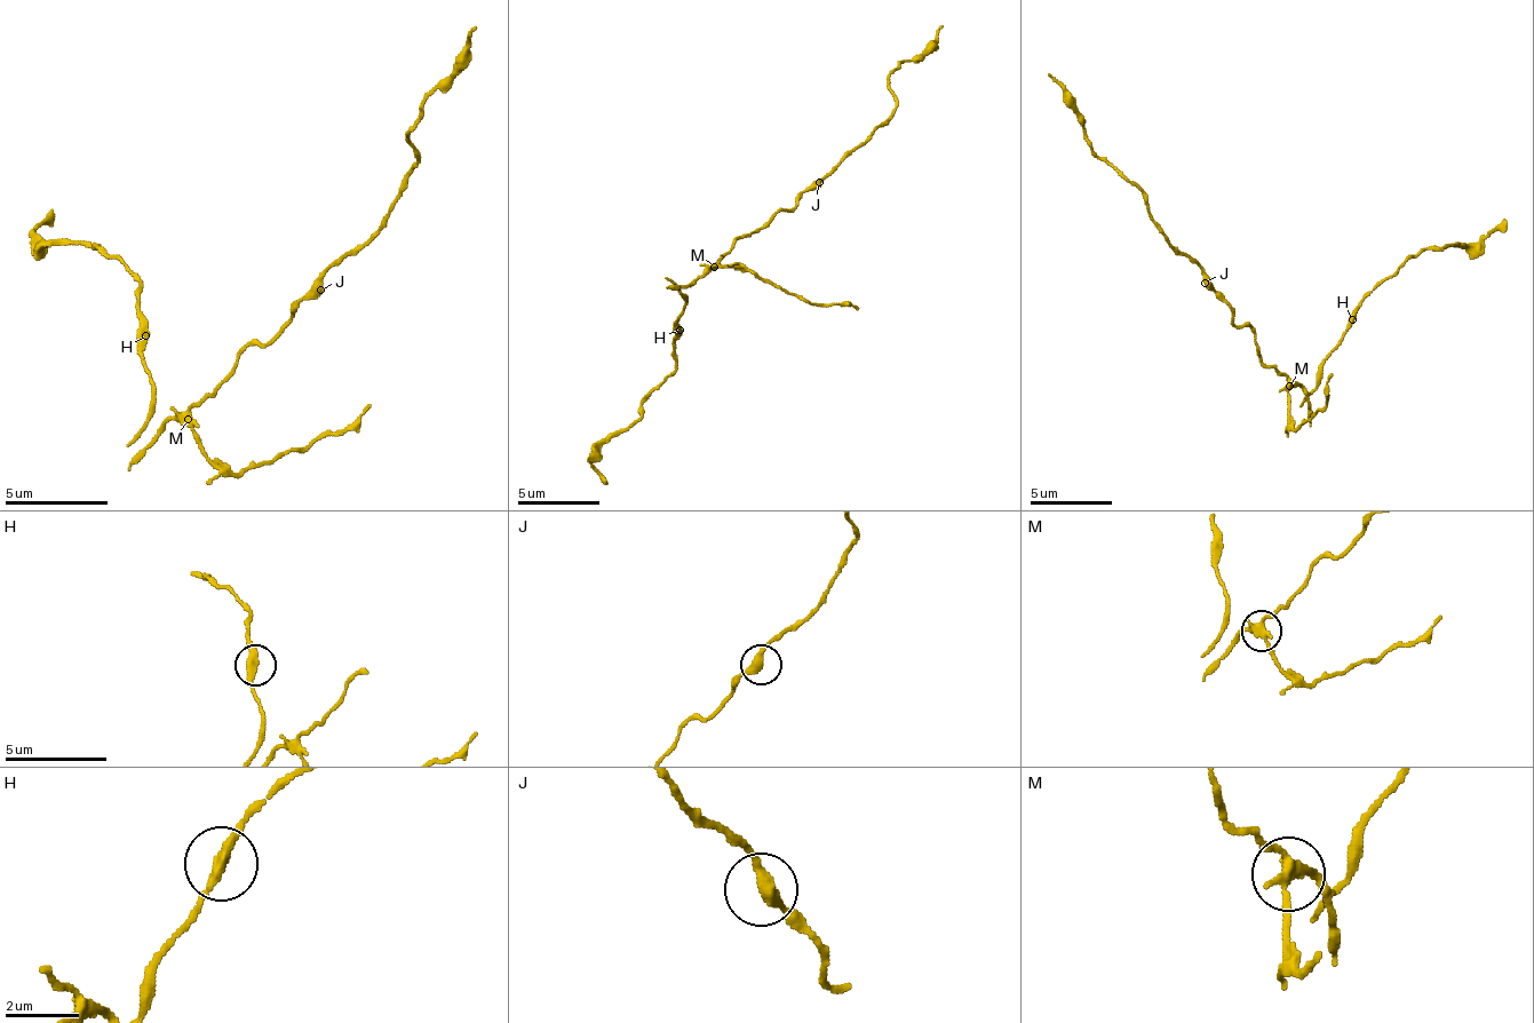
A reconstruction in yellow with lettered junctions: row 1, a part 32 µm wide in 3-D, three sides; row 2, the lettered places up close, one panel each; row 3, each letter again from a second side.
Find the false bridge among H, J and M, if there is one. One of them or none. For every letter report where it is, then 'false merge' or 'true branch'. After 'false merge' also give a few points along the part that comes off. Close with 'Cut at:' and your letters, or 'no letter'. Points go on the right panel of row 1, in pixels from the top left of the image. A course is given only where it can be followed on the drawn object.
H: at (1352, 319); true branch
J: at (1205, 283); true branch
M: at (1289, 386); false merge; foreign part runs (1290, 385), (1290, 417), (1295, 429), (1327, 401), (1332, 372)
Cut at: M

